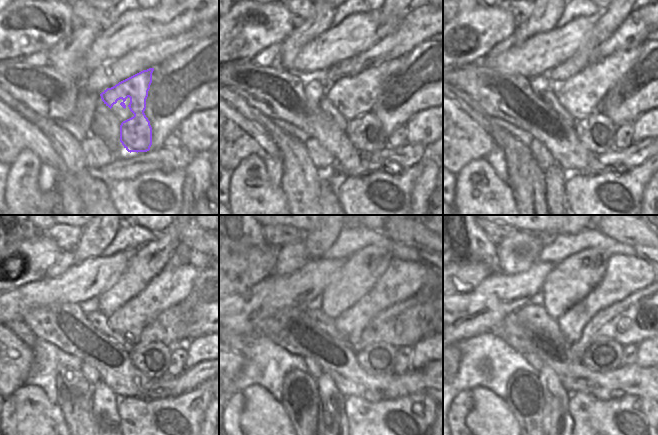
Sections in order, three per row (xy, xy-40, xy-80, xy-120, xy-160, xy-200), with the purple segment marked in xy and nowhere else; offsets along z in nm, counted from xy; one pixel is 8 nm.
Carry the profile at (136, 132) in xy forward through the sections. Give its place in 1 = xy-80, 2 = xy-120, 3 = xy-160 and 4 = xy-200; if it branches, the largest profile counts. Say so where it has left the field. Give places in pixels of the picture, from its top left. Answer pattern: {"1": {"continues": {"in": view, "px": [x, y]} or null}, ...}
{"1": {"continues": {"in": "xy-80", "px": [583, 92]}}, "2": {"continues": {"in": "xy-120", "px": [174, 283]}}, "3": {"continues": {"in": "xy-160", "px": [402, 279]}}, "4": {"continues": {"in": "xy-200", "px": [625, 275]}}}

